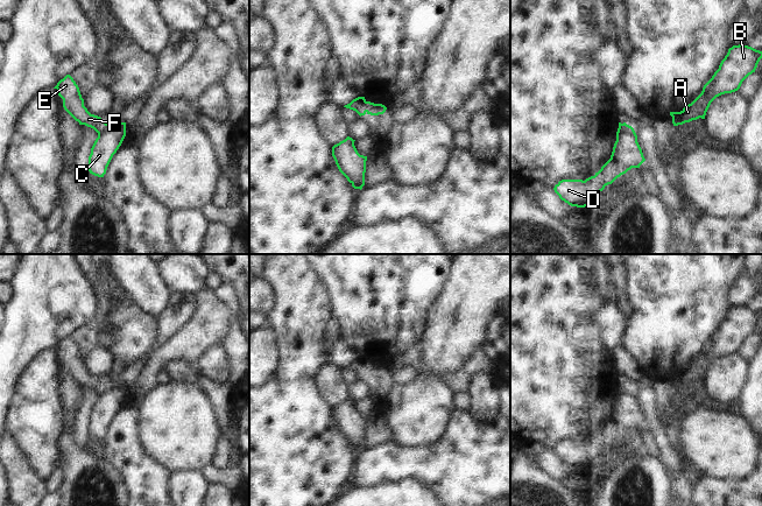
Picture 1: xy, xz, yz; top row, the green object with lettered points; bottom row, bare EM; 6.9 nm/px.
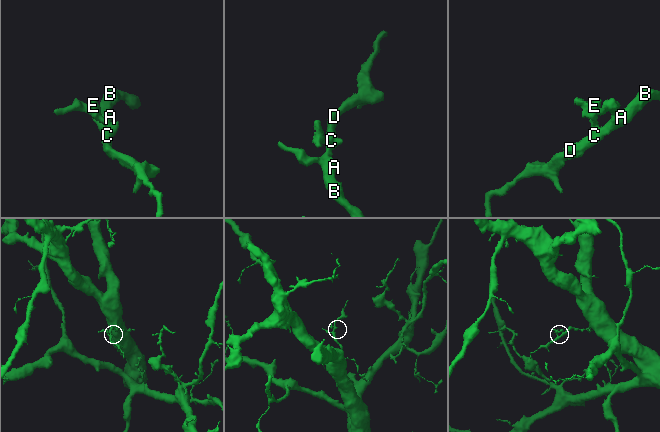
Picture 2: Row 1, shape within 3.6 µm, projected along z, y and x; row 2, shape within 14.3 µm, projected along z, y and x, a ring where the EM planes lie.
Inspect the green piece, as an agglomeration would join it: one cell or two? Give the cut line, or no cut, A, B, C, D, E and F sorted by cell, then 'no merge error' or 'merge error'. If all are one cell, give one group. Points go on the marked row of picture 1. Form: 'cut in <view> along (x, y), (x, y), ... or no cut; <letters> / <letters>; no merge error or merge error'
cut in xy along (105, 123), (98, 133); A B C D / E F; merge error

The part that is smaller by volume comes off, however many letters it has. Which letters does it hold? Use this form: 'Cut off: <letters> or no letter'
Cut off: E, F

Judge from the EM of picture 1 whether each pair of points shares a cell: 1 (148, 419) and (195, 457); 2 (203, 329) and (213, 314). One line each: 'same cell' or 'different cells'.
1: same cell
2: same cell

